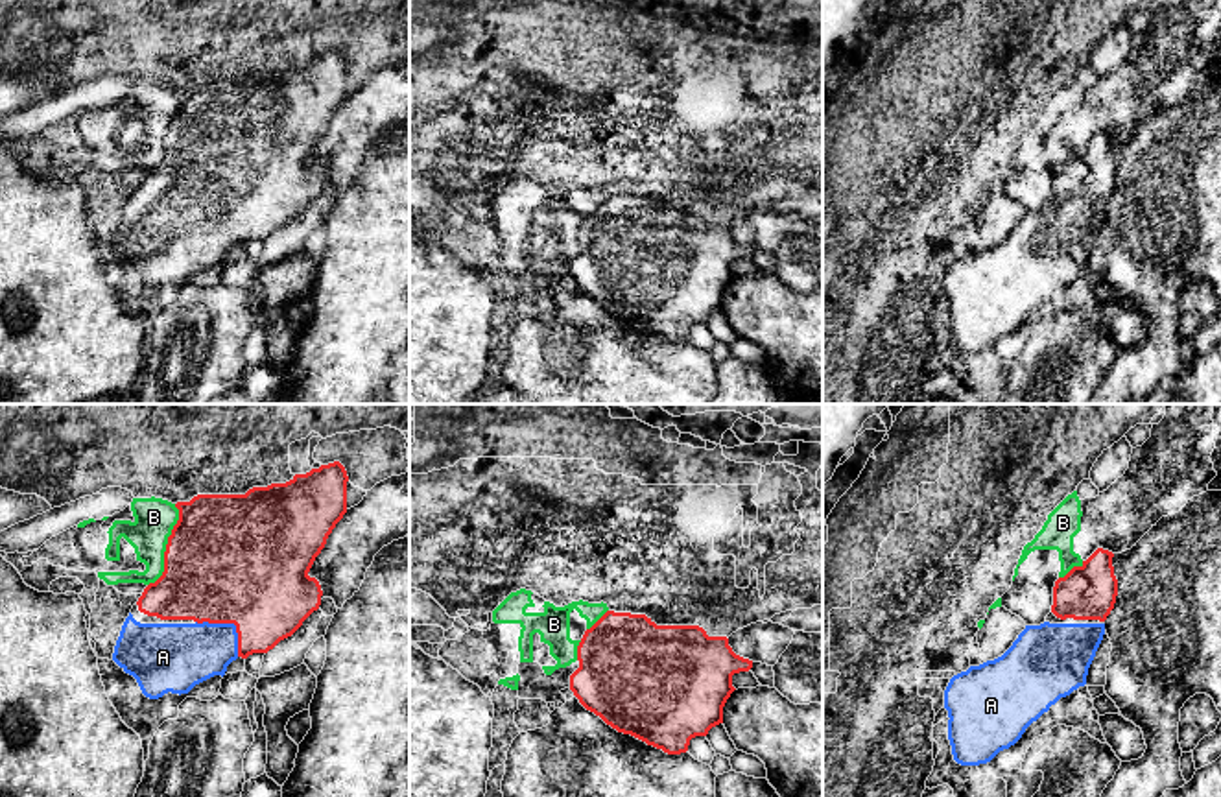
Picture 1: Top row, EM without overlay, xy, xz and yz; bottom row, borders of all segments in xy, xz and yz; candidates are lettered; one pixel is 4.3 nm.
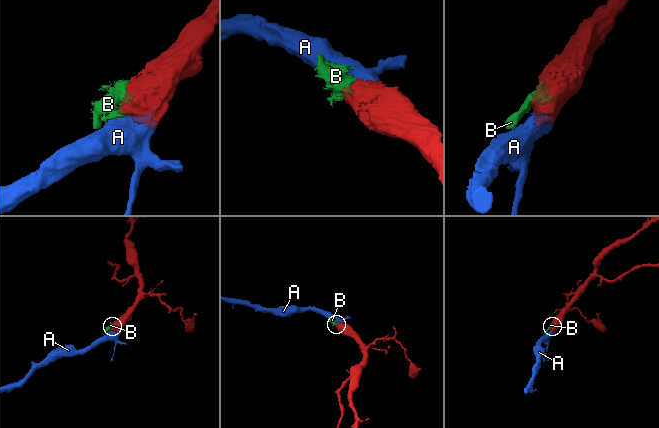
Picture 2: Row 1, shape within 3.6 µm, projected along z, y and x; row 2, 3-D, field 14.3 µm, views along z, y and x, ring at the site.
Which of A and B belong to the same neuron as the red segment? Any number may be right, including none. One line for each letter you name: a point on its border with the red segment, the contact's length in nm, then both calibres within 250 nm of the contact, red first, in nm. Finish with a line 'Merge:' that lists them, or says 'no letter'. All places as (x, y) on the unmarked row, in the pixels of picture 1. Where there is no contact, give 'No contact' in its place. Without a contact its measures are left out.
A: Touches red at xy (231, 209). Shared border 240 nm. Thickness 500 nm (red) against 280 nm
Merge: A

